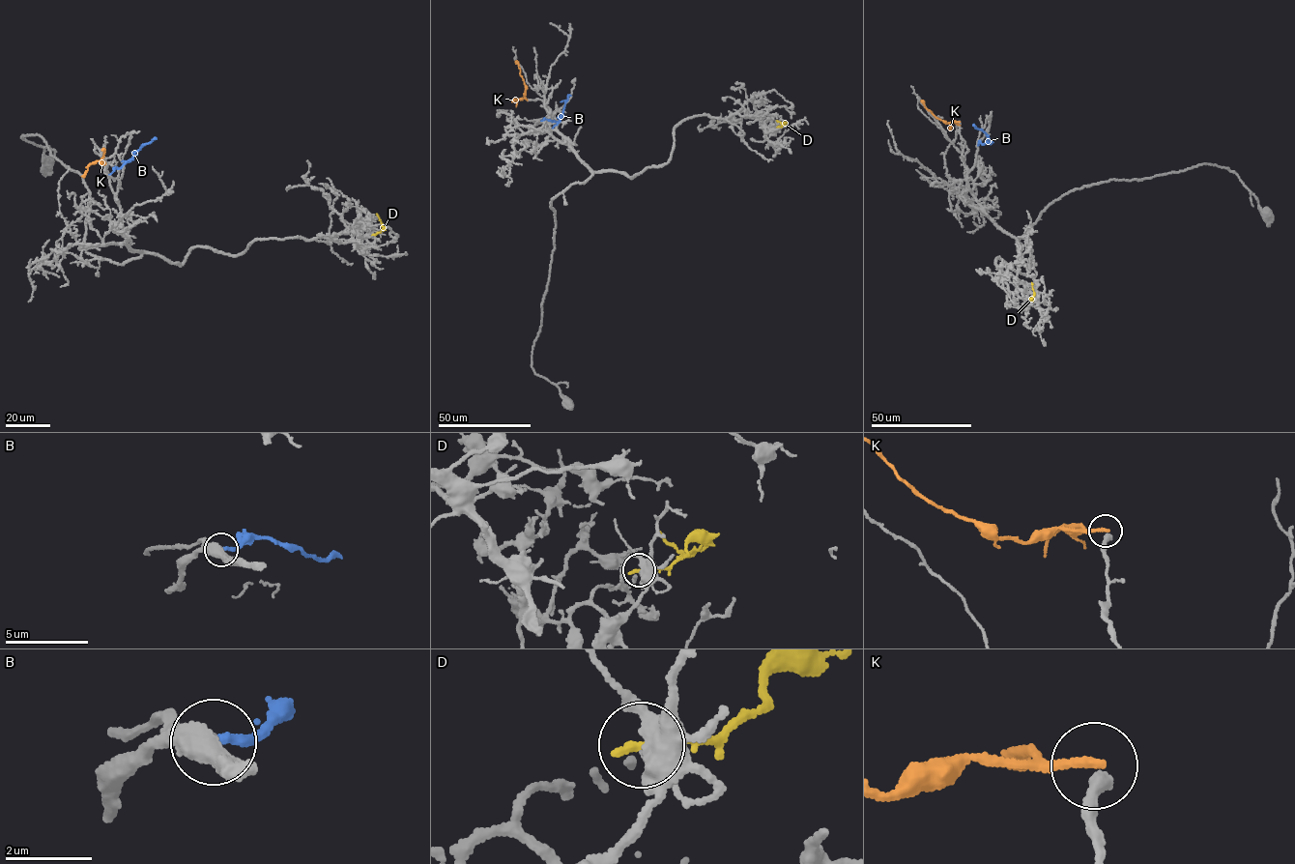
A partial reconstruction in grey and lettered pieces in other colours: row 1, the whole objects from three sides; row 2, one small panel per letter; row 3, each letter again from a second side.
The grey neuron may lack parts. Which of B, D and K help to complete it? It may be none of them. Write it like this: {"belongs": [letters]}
{"belongs": ["B"]}

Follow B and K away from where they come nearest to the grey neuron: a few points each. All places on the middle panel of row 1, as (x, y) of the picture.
B: (541, 120), (559, 121), (570, 96)
K: (527, 100), (516, 61)

